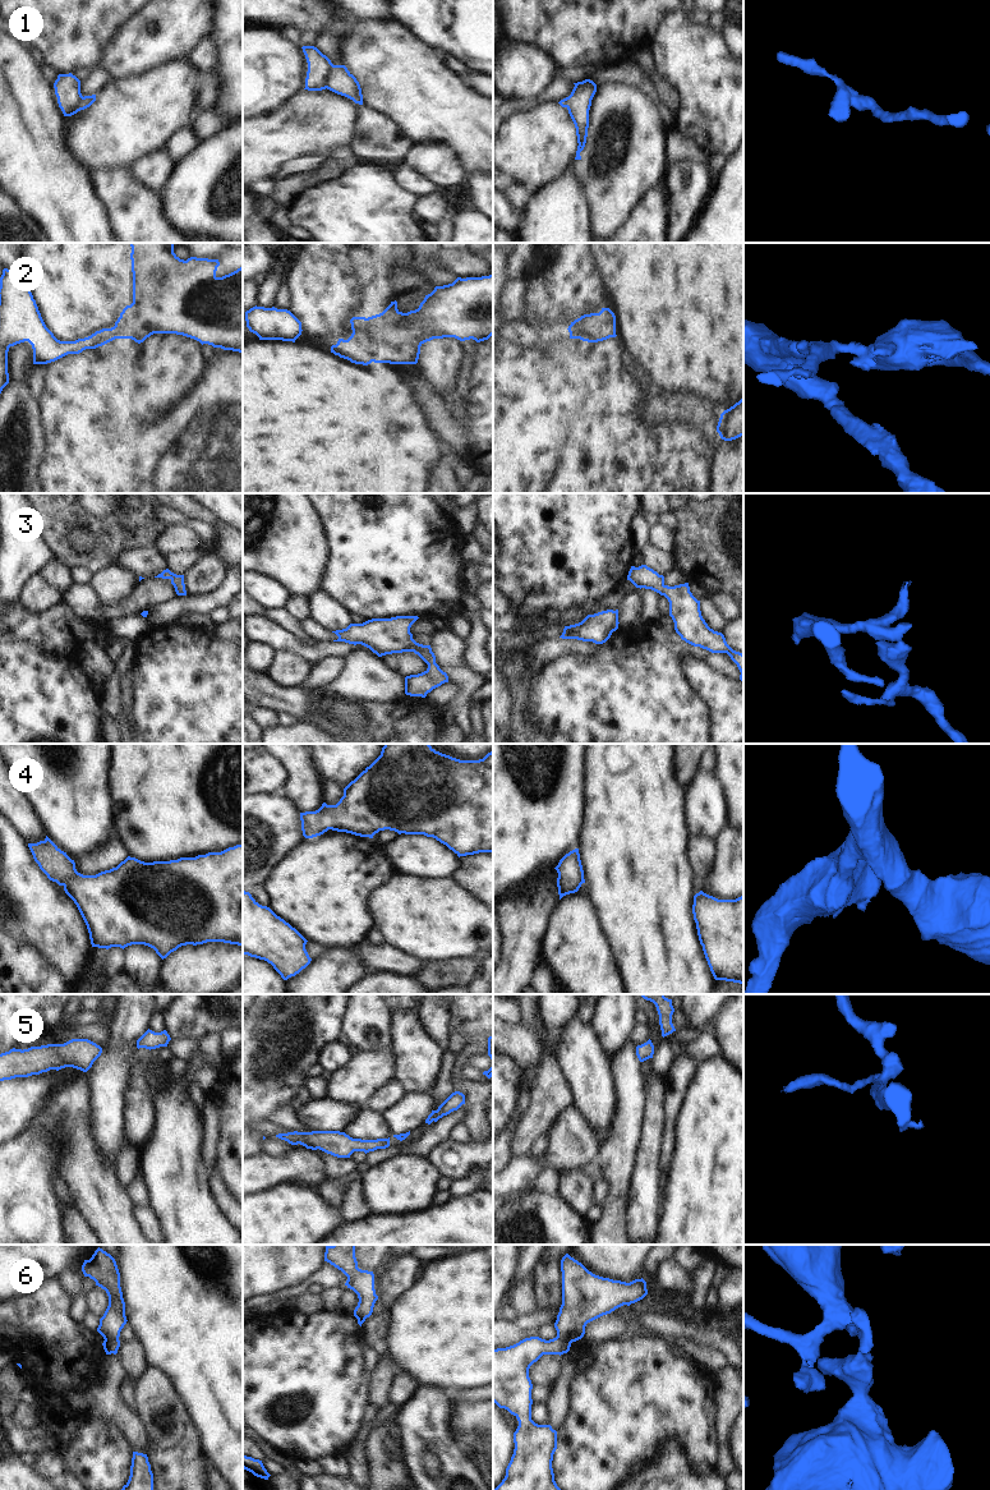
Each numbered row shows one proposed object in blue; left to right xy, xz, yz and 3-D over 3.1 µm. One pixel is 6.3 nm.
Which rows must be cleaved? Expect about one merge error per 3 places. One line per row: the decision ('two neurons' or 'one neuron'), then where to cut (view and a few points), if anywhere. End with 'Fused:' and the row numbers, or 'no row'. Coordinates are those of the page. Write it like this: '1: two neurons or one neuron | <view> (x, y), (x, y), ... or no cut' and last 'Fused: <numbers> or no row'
1: two neurons | yz (595, 86), (580, 86), (571, 95)
2: two neurons | xz (365, 318), (365, 322), (353, 331)
3: one neuron | no cut
4: one neuron | no cut
5: one neuron | no cut
6: two neurons | xy (118, 1338), (105, 1341)
Fused: 1, 2, 6

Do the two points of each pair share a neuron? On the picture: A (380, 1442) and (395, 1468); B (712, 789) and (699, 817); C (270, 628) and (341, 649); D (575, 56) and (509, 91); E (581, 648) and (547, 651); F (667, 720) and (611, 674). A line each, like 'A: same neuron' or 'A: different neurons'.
A: same neuron
B: same neuron
C: same neuron
D: different neurons
E: same neuron
F: same neuron

